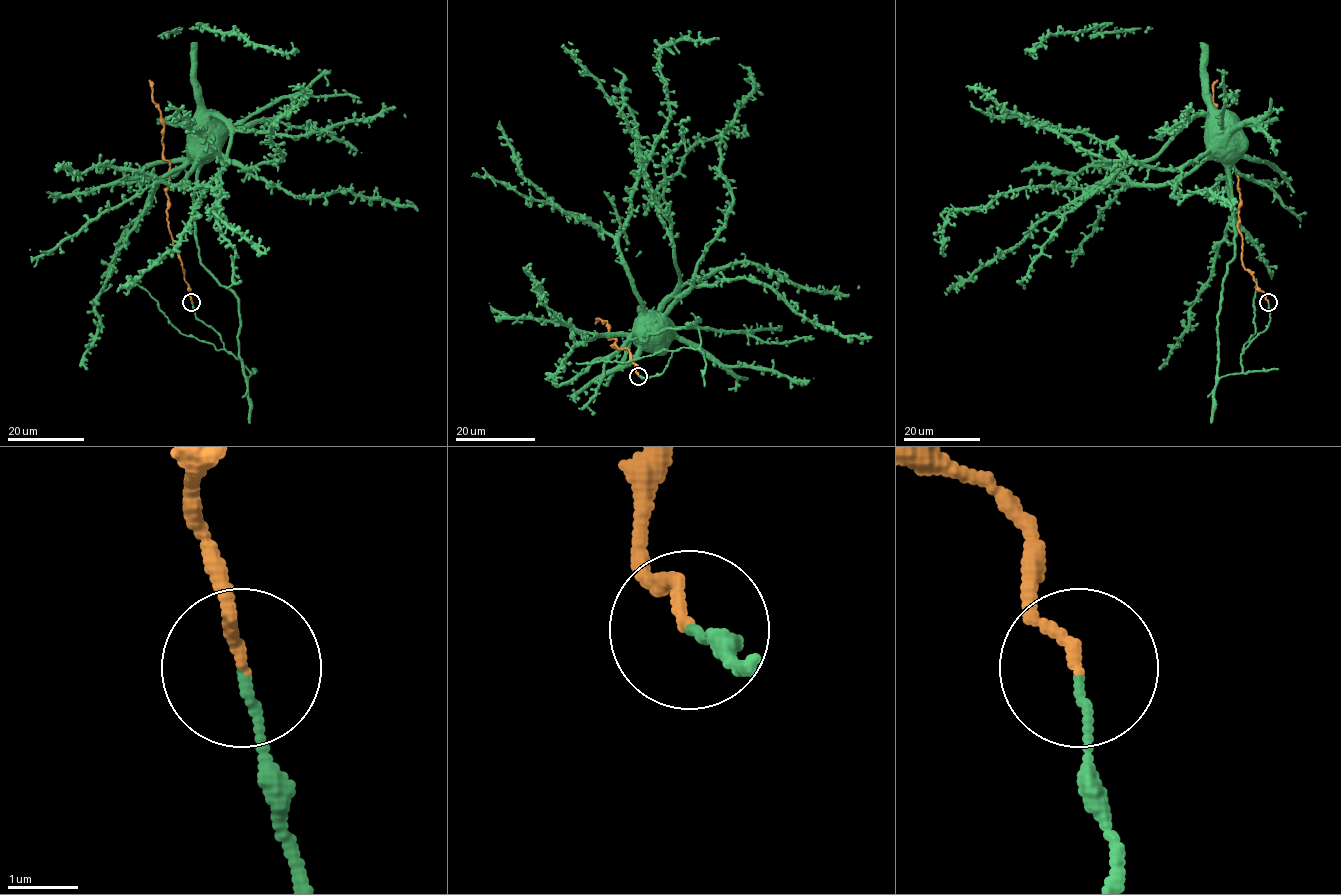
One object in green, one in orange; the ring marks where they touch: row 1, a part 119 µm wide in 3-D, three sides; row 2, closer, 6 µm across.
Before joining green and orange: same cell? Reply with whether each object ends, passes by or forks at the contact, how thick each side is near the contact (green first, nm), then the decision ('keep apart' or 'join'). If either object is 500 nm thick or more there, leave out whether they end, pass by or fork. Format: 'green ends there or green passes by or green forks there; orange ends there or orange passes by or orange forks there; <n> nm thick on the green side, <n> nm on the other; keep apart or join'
green ends there; orange ends there; 100 nm thick on the green side, 160 nm on the other; join

